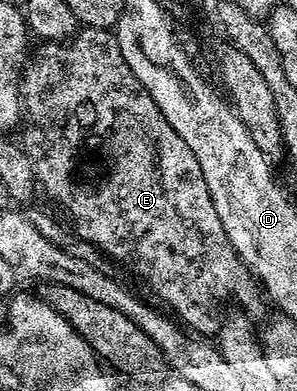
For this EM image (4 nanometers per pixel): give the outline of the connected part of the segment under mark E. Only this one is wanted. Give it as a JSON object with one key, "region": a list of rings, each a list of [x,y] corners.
{"region":[[[84,26],[71,40],[44,42],[39,46],[41,48],[36,53],[34,53],[35,51],[31,53],[22,73],[22,108],[26,113],[26,120],[32,123],[24,132],[22,147],[32,160],[42,192],[45,192],[69,216],[67,219],[70,221],[72,231],[82,238],[86,238],[86,242],[90,242],[108,253],[113,261],[121,260],[122,263],[129,264],[148,283],[149,290],[161,300],[159,303],[161,305],[169,304],[172,307],[171,315],[181,325],[191,329],[193,333],[208,334],[204,332],[210,331],[212,327],[213,331],[217,327],[216,307],[219,306],[220,300],[237,300],[240,304],[248,304],[251,300],[262,296],[262,288],[256,276],[247,268],[226,236],[222,219],[215,210],[214,199],[211,198],[210,190],[207,189],[206,179],[203,178],[202,168],[198,164],[194,152],[178,136],[173,126],[163,116],[162,110],[158,108],[153,98],[143,88],[142,83],[134,76],[134,71],[130,70],[130,66],[126,64],[126,59],[122,56],[115,35],[106,28]]]}

